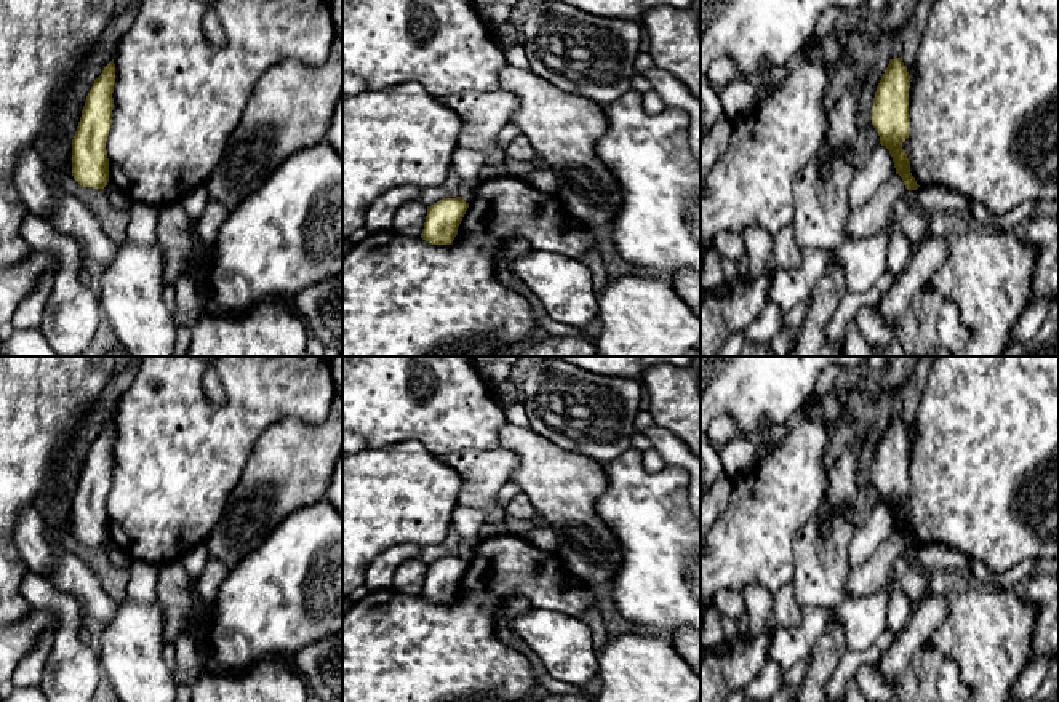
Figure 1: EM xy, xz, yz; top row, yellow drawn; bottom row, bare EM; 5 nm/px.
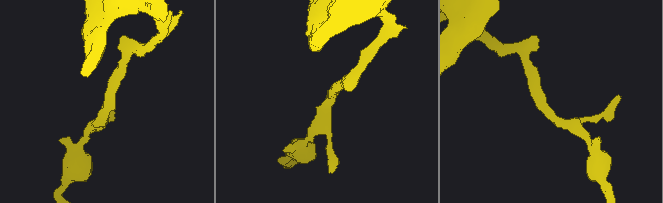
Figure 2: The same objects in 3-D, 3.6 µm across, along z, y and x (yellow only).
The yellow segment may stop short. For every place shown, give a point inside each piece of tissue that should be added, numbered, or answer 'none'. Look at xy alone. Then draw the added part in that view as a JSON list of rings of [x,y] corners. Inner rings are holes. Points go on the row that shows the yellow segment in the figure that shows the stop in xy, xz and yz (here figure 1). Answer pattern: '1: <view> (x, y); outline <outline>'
none

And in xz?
none

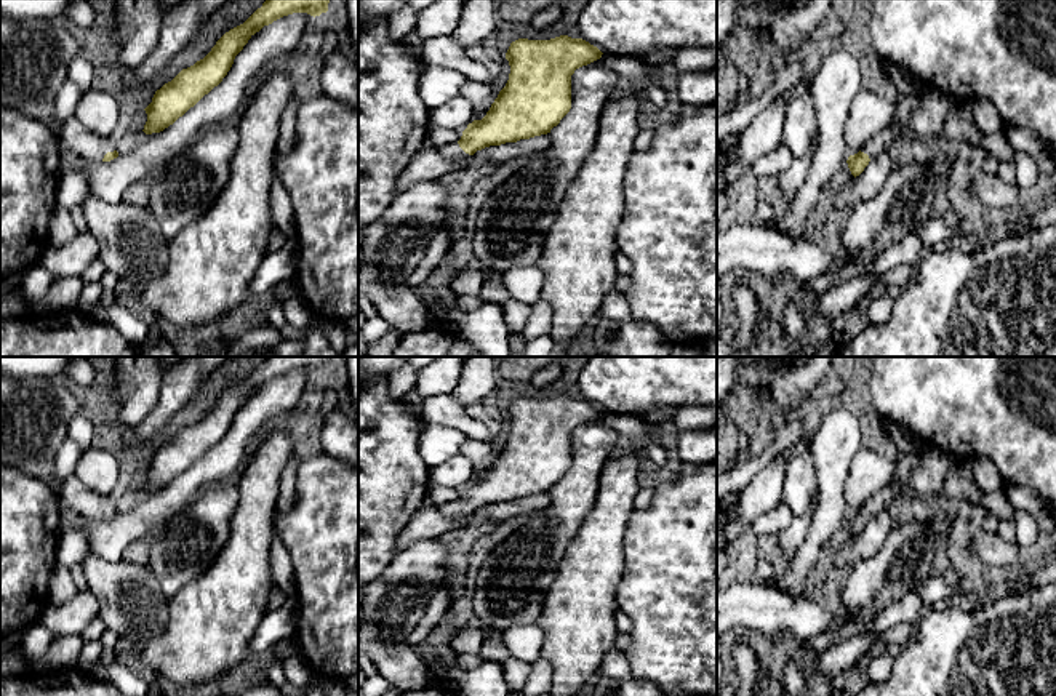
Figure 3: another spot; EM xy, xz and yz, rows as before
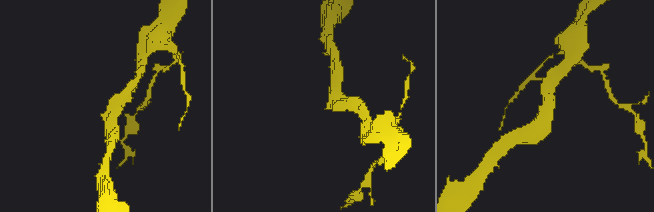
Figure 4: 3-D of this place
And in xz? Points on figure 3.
1: xz (453, 152); outline [[[446,144],[446,146],[434,146],[437,149],[437,152],[445,157],[446,160],[453,160],[453,162],[469,162],[469,158],[472,155],[466,154],[459,144]]]

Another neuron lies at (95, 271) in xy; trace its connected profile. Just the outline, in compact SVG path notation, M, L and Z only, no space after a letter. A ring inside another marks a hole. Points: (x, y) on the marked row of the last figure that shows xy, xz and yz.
M96 259L93 261L82 274L82 278L85 283L96 283L101 280L101 277L106 274L104 264Z

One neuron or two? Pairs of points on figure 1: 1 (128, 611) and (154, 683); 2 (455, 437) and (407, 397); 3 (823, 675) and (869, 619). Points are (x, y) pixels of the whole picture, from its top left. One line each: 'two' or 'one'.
1: one
2: one
3: two

